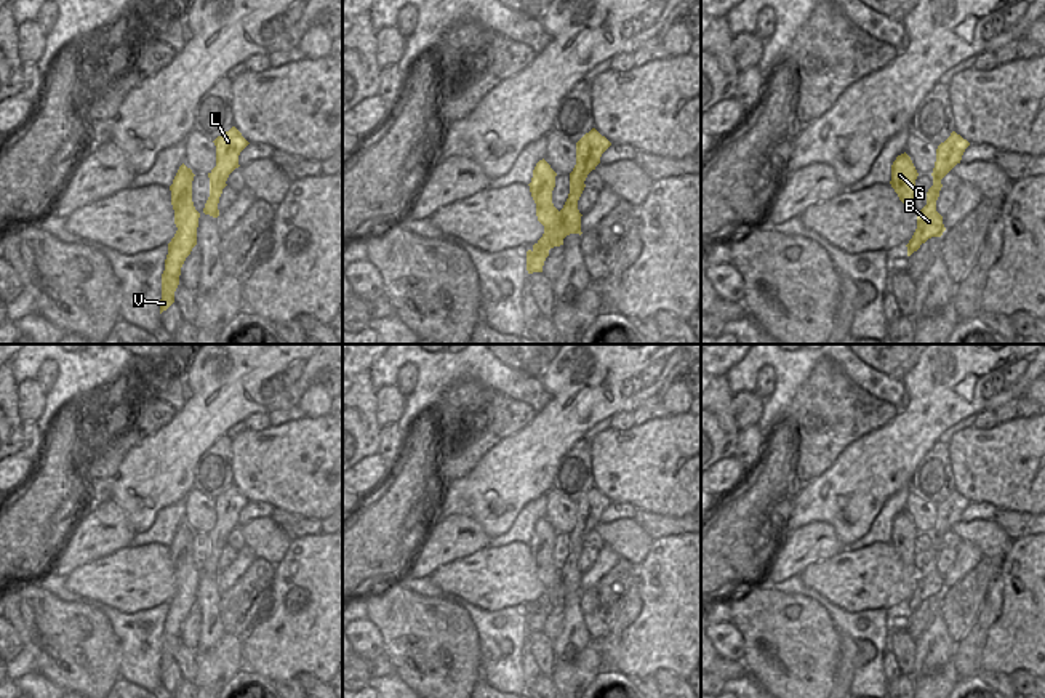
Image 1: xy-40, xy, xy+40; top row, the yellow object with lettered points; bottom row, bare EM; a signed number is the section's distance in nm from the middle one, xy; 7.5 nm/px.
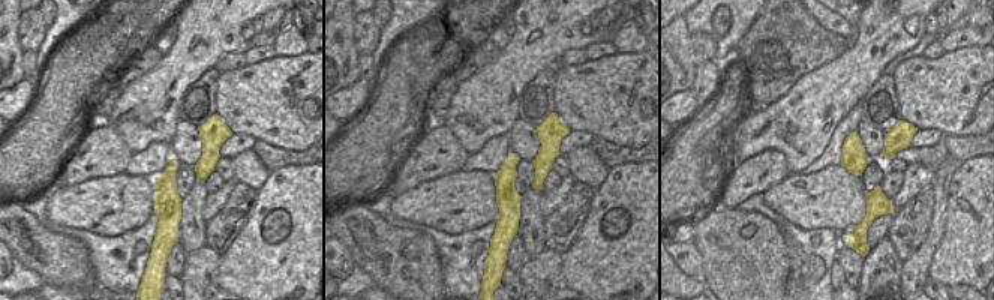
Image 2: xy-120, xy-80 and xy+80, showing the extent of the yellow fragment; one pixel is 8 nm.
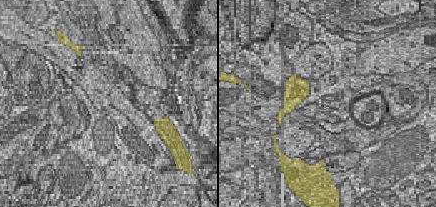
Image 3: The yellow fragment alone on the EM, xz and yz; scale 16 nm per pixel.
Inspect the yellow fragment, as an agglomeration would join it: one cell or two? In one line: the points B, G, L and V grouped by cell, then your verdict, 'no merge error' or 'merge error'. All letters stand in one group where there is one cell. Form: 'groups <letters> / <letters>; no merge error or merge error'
groups B L / G V; merge error

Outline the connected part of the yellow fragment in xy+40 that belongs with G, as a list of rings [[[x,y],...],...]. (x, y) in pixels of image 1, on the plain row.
[[[906,511],[898,514],[891,524],[890,543],[906,565],[914,565],[914,548],[917,535],[919,532],[911,515]]]

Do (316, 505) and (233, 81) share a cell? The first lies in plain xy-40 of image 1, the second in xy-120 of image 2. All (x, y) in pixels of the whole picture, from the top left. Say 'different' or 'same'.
same

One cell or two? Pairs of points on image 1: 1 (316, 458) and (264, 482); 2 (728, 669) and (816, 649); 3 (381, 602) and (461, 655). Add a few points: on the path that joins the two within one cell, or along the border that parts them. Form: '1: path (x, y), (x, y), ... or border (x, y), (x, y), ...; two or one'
1: path (303, 466), (280, 466), (277, 469); one
2: border (741, 661), (748, 671); two
3: path (400, 615), (436, 647), (442, 647); one

